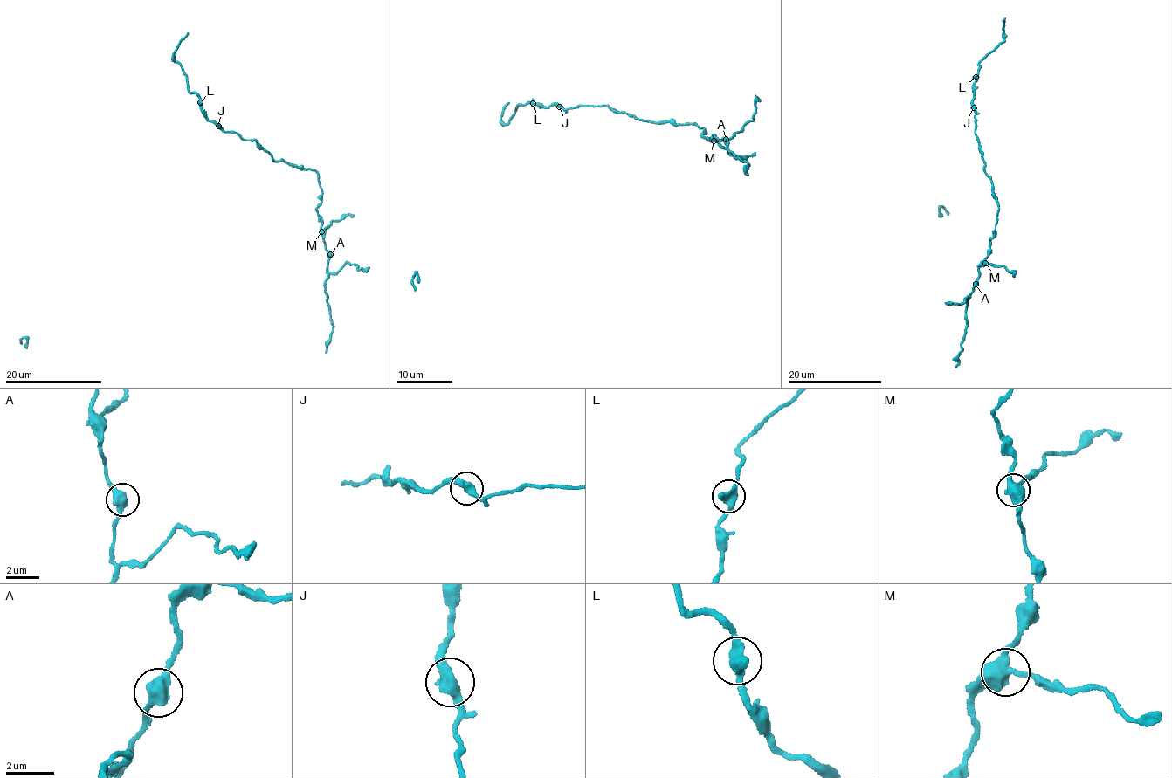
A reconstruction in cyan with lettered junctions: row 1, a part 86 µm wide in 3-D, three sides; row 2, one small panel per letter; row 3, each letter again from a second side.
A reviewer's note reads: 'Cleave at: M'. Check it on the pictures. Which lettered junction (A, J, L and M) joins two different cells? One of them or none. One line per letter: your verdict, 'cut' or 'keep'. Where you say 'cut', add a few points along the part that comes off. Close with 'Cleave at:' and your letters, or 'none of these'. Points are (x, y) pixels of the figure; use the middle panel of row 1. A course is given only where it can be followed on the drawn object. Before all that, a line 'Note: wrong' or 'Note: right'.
Note: right
A: keep
J: keep
L: keep
M: cut; course (713, 141), (729, 154), (750, 155), (755, 153)
Cleave at: M

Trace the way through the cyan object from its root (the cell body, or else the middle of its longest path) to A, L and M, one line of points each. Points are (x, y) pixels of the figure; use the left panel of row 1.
A: (237, 134), (253, 139), (275, 161), (317, 173), (321, 193), (317, 213), (330, 254)
L: (237, 134), (224, 132), (211, 121), (200, 102)
M: (237, 134), (244, 140), (253, 139), (275, 161), (312, 168), (317, 173), (321, 193), (317, 213), (322, 231)

